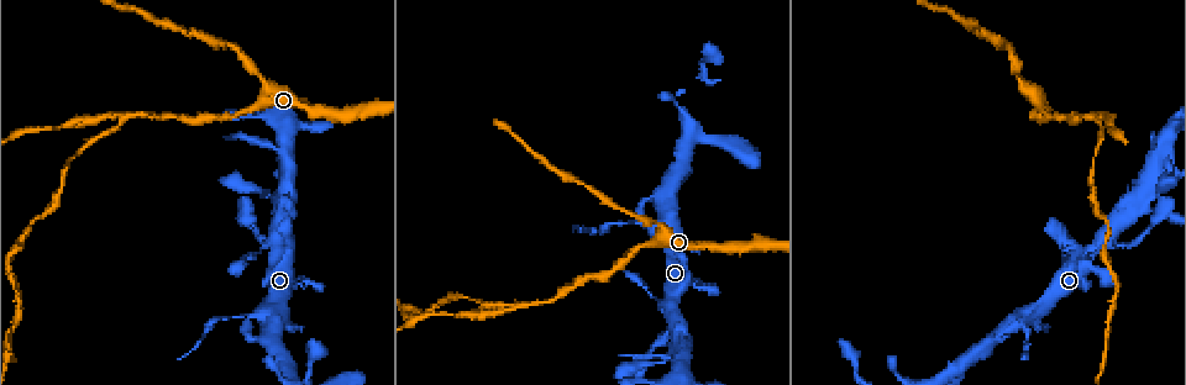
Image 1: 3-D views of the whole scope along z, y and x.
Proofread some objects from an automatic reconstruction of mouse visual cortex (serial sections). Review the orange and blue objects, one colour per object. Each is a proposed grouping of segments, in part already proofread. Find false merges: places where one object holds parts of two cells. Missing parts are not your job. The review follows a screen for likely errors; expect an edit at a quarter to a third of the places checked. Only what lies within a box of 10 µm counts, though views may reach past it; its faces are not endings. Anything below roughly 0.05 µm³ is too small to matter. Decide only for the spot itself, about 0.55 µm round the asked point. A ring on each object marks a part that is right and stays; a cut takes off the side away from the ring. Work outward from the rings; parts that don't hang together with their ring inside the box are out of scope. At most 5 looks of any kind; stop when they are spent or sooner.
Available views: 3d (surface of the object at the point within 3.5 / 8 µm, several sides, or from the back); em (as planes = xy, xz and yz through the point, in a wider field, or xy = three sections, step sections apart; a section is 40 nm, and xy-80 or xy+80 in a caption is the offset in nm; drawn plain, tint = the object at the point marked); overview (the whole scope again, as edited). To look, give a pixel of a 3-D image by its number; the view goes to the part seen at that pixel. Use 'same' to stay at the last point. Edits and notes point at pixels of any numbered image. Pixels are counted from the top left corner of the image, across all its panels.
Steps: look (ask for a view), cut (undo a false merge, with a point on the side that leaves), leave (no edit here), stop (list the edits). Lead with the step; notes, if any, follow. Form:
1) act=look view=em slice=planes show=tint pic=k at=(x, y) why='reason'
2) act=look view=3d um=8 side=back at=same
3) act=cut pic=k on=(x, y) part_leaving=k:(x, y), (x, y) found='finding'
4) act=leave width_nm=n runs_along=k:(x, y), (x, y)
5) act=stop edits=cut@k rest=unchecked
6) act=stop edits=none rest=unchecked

act=look view=3d um=3.5 pic=1 at=(1101, 113) why='three-way junction'

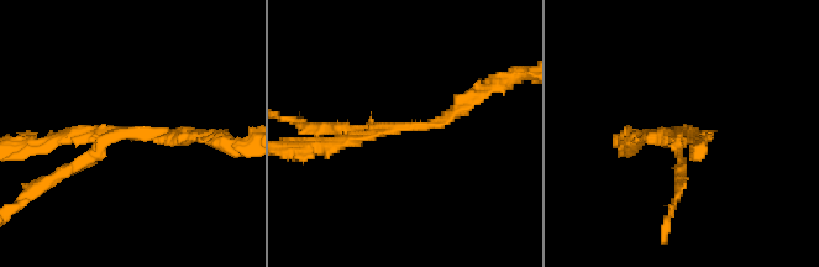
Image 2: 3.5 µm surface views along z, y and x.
act=look view=em slice=xy step=2 show=tint pic=2 at=(678, 134) arms=3 arm_widths_nm=150,150,150

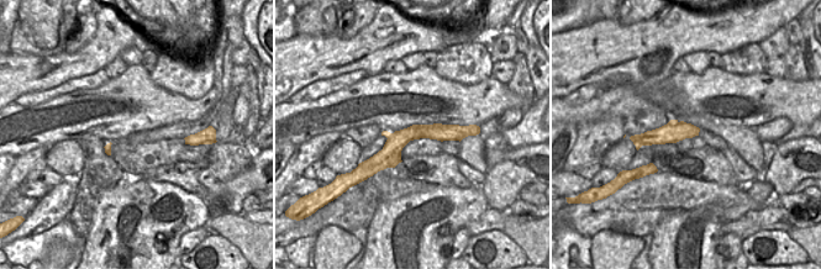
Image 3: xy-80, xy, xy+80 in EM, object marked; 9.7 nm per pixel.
act=look view=em slice=xy step=3 show=tint at=same

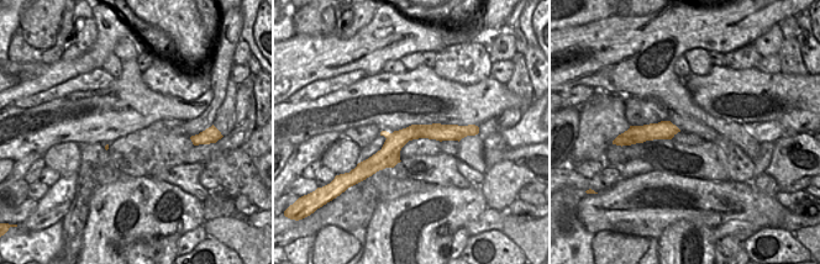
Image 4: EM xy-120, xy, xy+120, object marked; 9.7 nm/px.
act=cut pic=2 on=(332, 127) border=4:(410, 127), (406, 135), (408, 140) found='a second cell is stuck on'

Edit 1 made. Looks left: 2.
act=look view=3d um=8 pic=1 at=(276, 236) why='branch point'

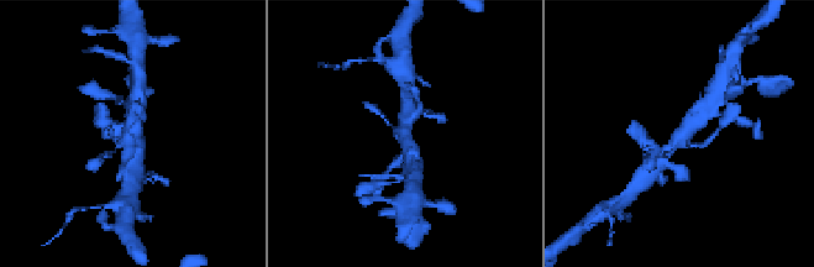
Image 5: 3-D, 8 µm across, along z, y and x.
act=look view=em slice=planes show=tint at=same why='shape alone is not enough'

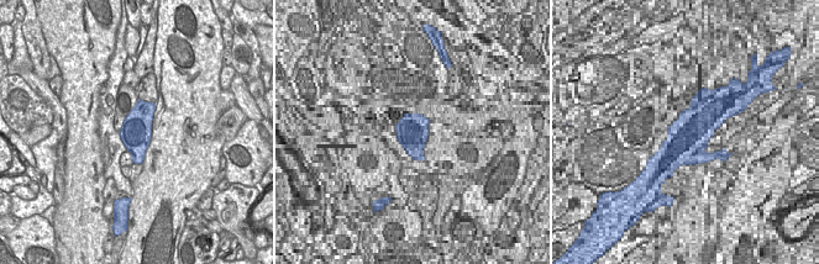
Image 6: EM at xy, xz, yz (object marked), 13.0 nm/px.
act=leave runs_along=5:(657, 163), (676, 140), (708, 110) found='one cell here'

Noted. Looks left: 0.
act=stop edits=cut@2 rest=unchecked

